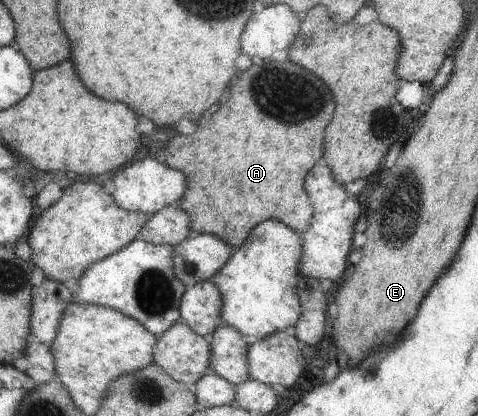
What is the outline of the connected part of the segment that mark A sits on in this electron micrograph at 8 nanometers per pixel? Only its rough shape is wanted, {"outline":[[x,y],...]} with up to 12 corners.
{"outline":[[270,58],[174,134],[192,234],[299,233],[328,86]]}

